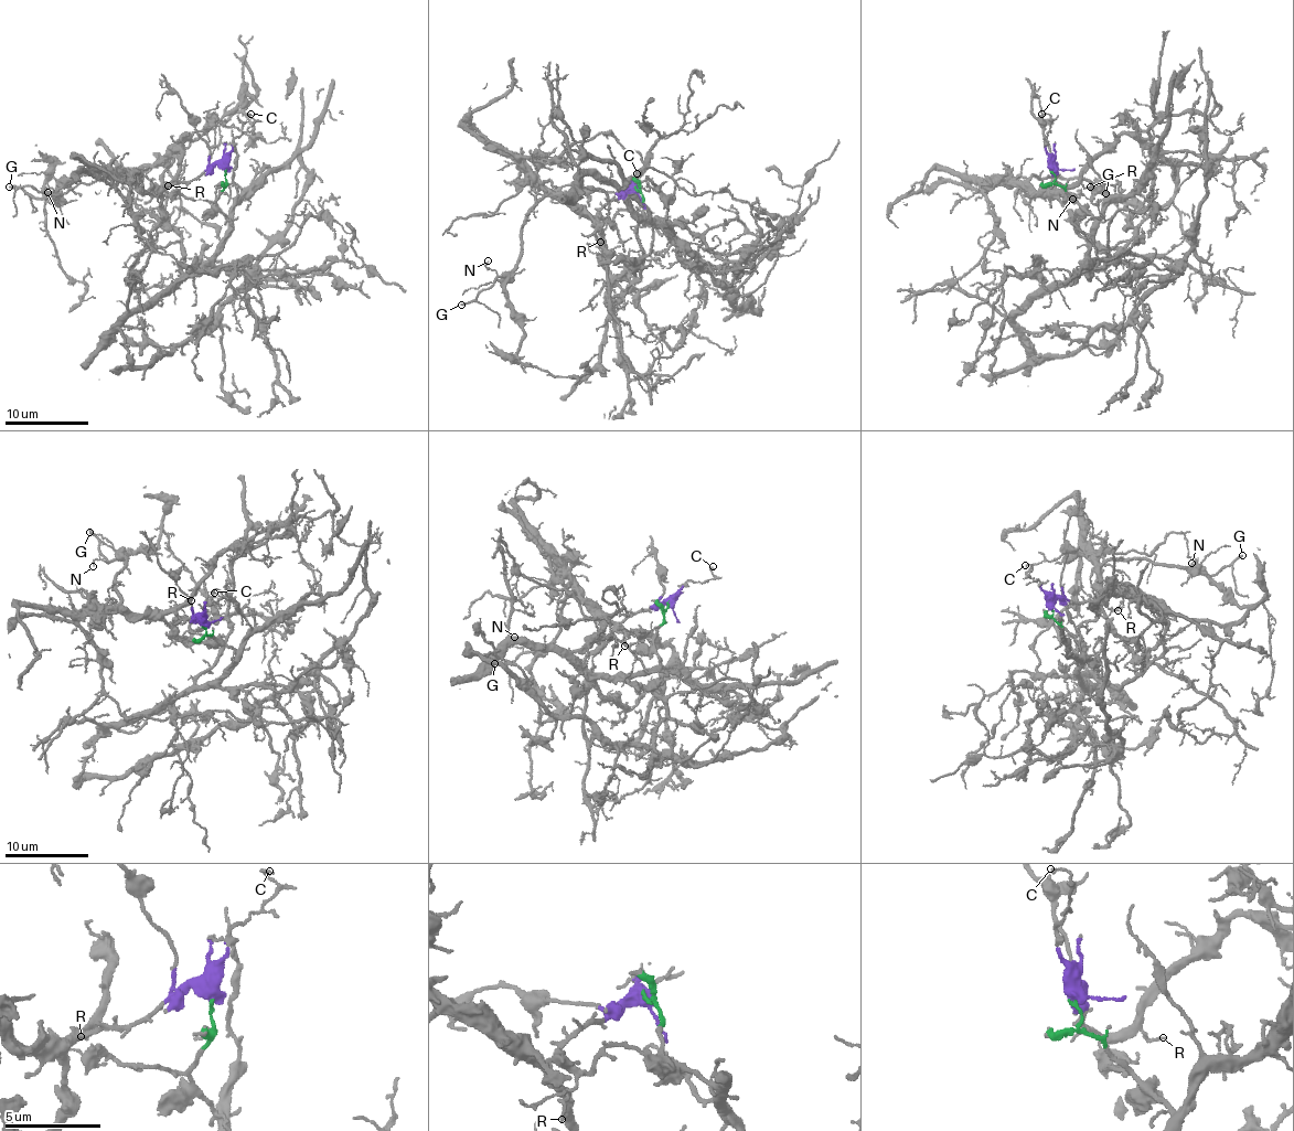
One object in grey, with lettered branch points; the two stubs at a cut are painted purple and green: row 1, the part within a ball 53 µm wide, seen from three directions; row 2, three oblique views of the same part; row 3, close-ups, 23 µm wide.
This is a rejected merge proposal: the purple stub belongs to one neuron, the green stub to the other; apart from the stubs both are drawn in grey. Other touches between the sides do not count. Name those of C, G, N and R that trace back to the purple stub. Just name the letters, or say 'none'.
C, G, N, R

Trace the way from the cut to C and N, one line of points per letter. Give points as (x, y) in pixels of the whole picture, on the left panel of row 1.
C: (226, 169), (231, 141), (254, 123), (250, 114)
N: (226, 169), (211, 164), (192, 180), (148, 190), (127, 170), (78, 174), (47, 192)

